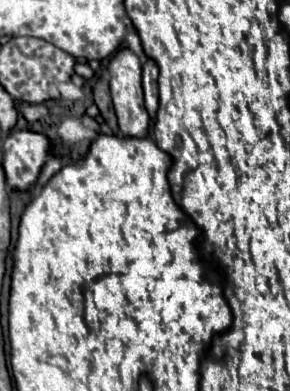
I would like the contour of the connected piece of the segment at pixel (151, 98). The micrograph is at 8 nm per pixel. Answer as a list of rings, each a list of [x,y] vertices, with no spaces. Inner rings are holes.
[[[150,59],[144,63],[142,85],[144,85],[144,107],[150,119],[154,119],[158,111],[158,67]]]

